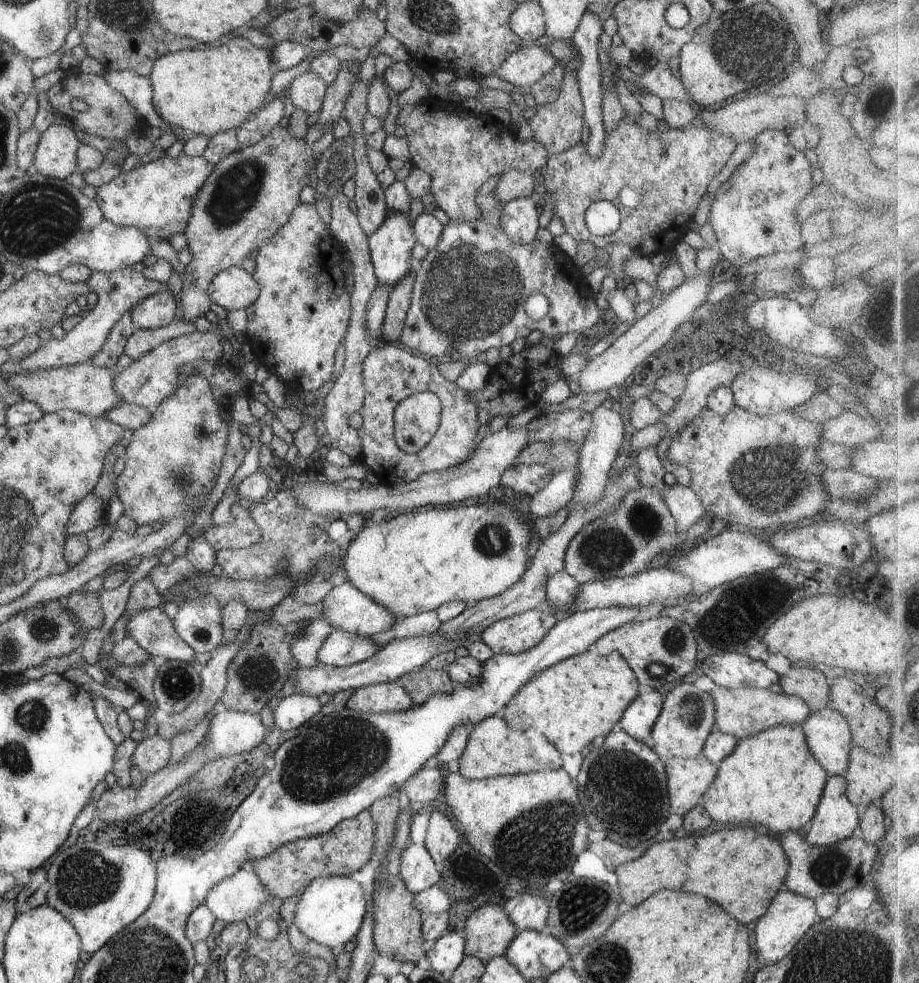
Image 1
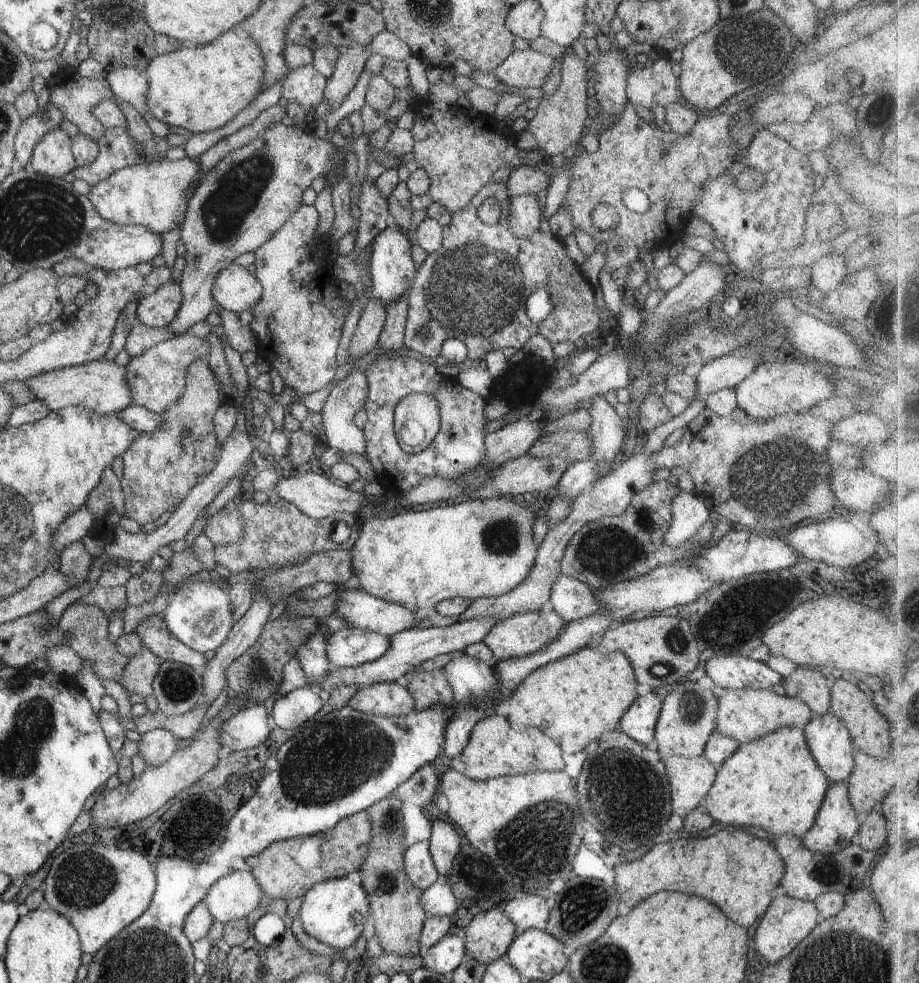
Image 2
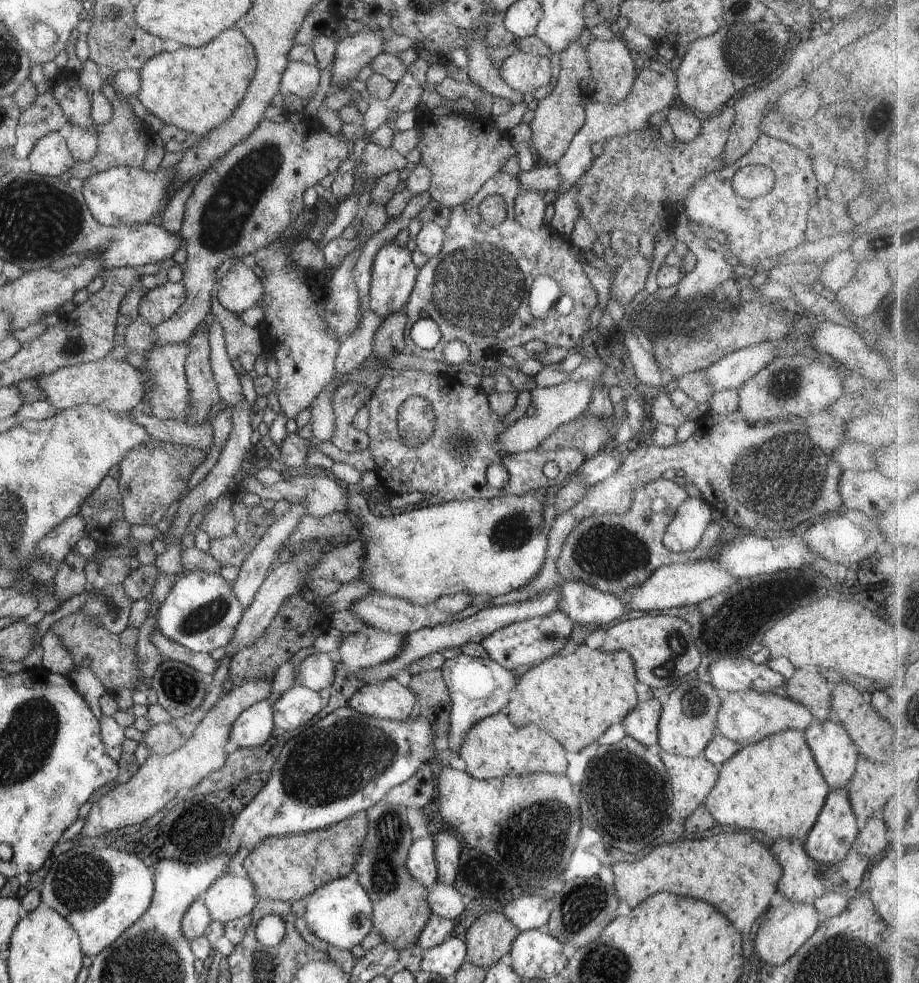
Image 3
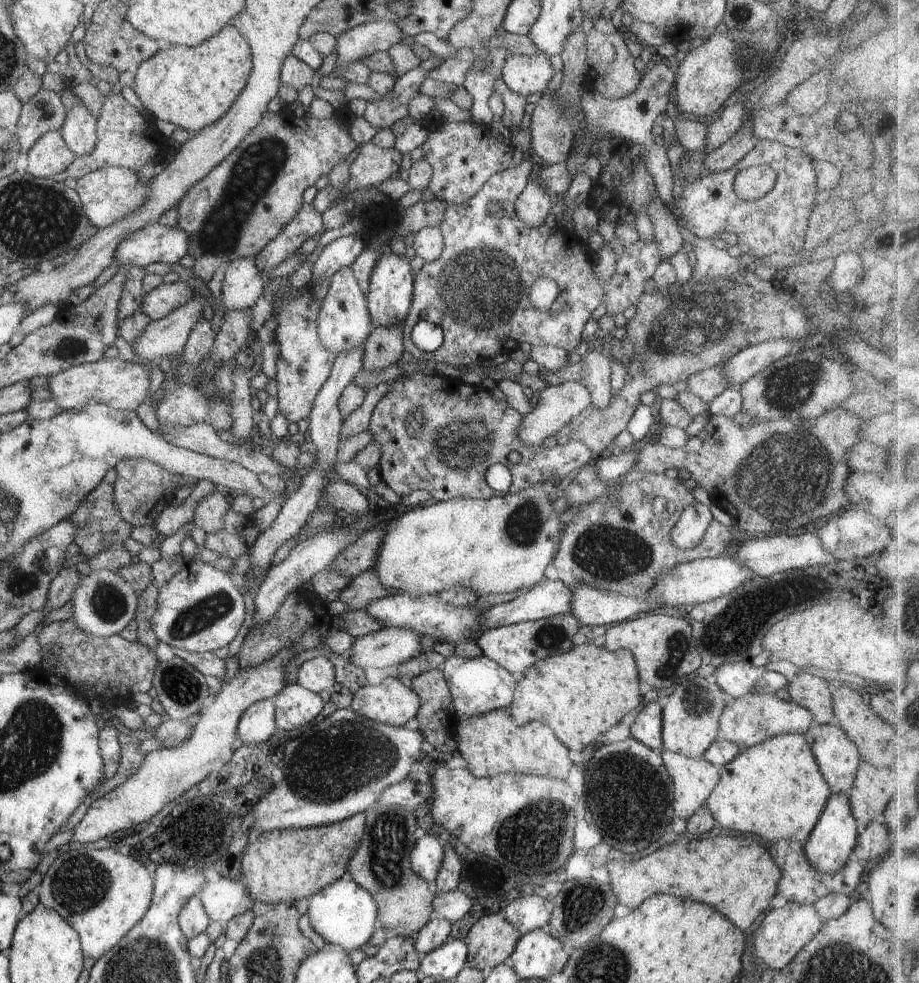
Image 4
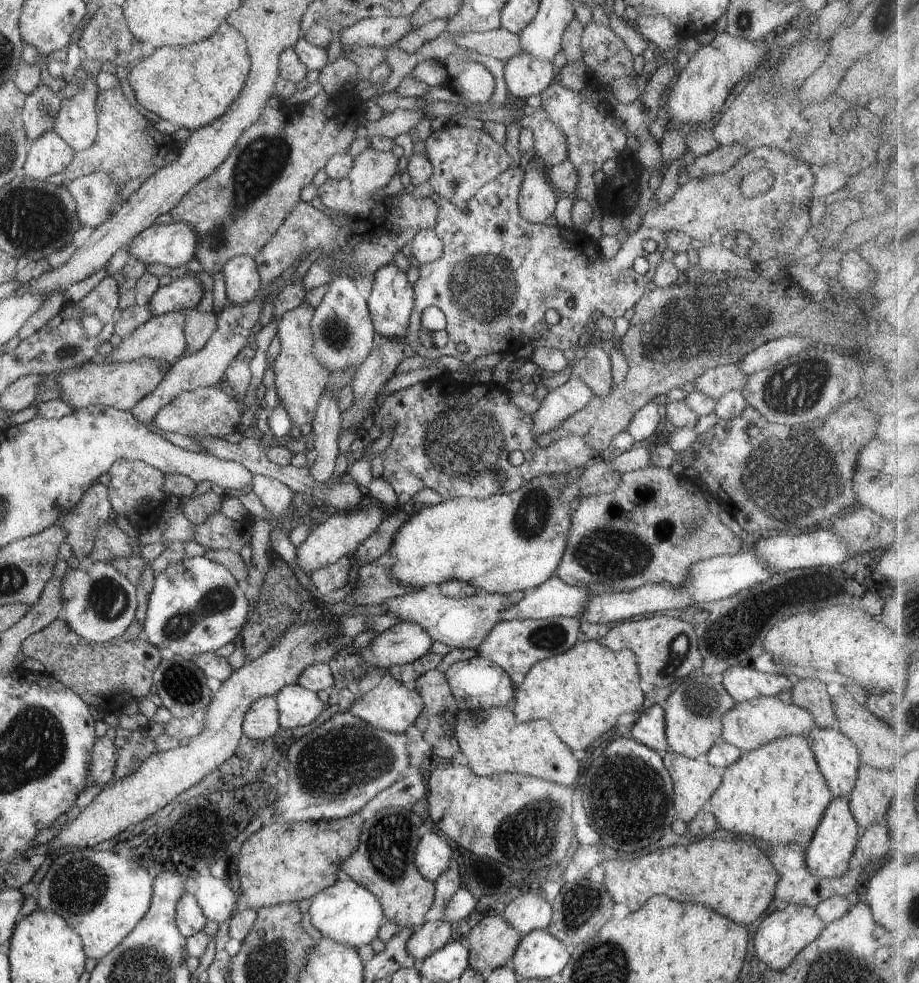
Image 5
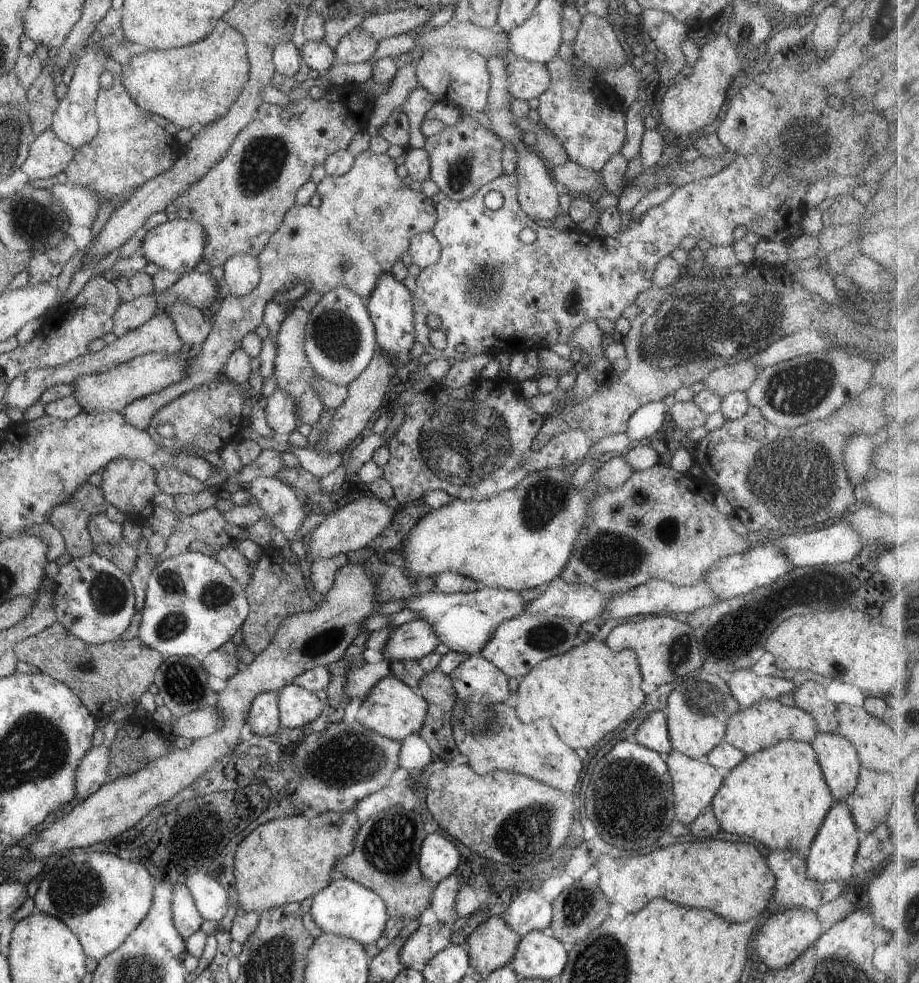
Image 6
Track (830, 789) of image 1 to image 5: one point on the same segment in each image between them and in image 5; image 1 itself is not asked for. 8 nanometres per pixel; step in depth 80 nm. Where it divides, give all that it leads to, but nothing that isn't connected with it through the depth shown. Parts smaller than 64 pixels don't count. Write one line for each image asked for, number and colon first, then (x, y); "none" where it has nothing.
2: (836, 825)
3: (833, 835)
4: (830, 842)
5: (827, 855)

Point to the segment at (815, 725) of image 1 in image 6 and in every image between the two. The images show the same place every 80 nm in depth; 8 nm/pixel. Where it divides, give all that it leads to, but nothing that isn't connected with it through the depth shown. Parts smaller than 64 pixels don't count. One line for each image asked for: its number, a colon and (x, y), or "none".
2: (827, 737)
3: (834, 752)
4: (837, 757)
5: (838, 759)
6: (838, 759)

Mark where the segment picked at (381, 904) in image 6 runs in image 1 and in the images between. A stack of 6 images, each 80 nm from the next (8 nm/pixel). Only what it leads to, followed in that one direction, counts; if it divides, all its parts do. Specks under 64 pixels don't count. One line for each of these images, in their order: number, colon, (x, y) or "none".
1: (331, 909)
2: (334, 911)
3: (340, 913)
4: (344, 914)
5: (346, 912)

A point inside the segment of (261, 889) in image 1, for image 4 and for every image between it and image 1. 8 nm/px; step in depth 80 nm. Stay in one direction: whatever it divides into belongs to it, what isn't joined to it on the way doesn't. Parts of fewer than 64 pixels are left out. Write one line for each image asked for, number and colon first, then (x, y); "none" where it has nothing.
2: (234, 896)
3: (230, 897)
4: (220, 899)

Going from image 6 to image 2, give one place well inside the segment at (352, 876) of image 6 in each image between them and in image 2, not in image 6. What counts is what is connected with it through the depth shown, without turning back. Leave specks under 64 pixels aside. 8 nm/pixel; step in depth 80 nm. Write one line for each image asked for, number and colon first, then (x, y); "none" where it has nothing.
2: (398, 915)
3: (400, 902)
4: (382, 864)
5: (383, 863)

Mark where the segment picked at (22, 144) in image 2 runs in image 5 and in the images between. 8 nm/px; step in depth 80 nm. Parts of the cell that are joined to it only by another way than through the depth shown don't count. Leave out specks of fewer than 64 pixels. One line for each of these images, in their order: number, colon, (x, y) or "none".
3: (44, 116)
4: (45, 112)
5: (42, 106)

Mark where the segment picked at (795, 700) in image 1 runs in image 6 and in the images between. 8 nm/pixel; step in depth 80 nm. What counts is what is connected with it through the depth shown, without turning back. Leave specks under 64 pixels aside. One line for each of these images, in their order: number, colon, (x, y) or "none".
2: (745, 715)
3: (746, 718)
4: (752, 718)
5: (750, 724)
6: (756, 728)

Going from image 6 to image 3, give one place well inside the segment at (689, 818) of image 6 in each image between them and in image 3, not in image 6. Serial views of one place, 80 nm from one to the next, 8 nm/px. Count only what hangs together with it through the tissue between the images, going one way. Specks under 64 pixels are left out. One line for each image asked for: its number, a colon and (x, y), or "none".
3: (692, 778)
4: (693, 779)
5: (694, 780)

